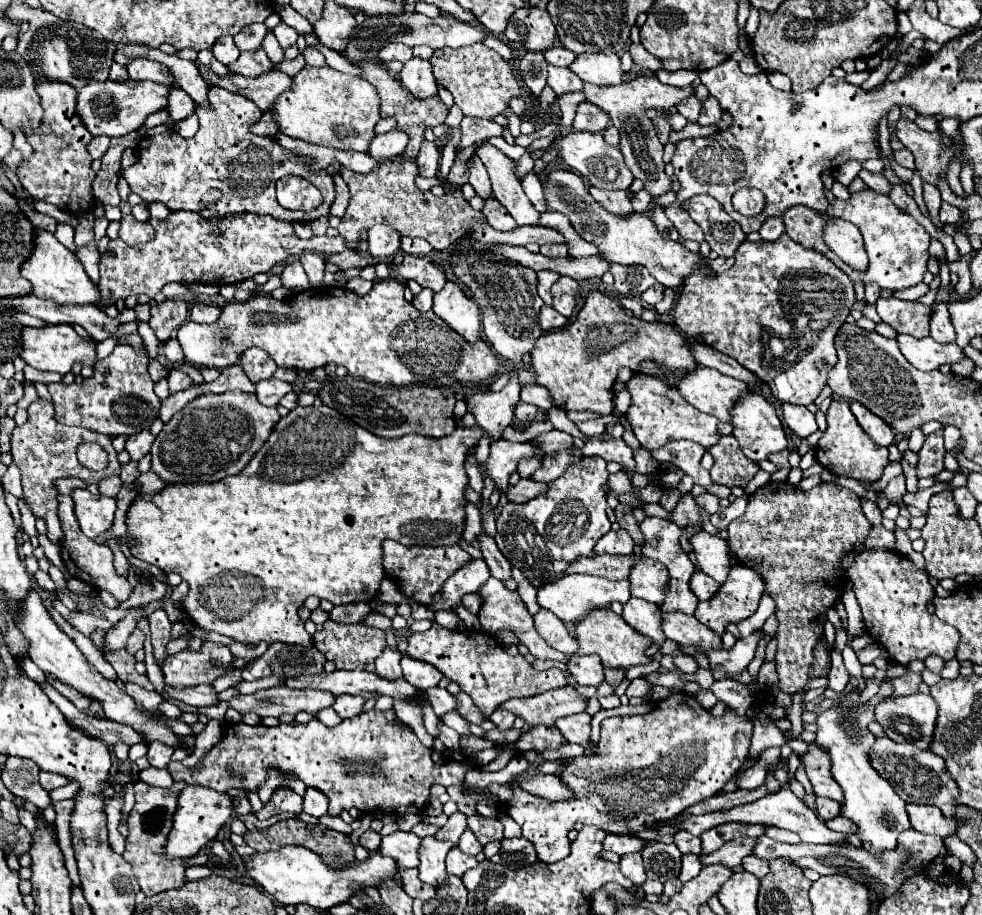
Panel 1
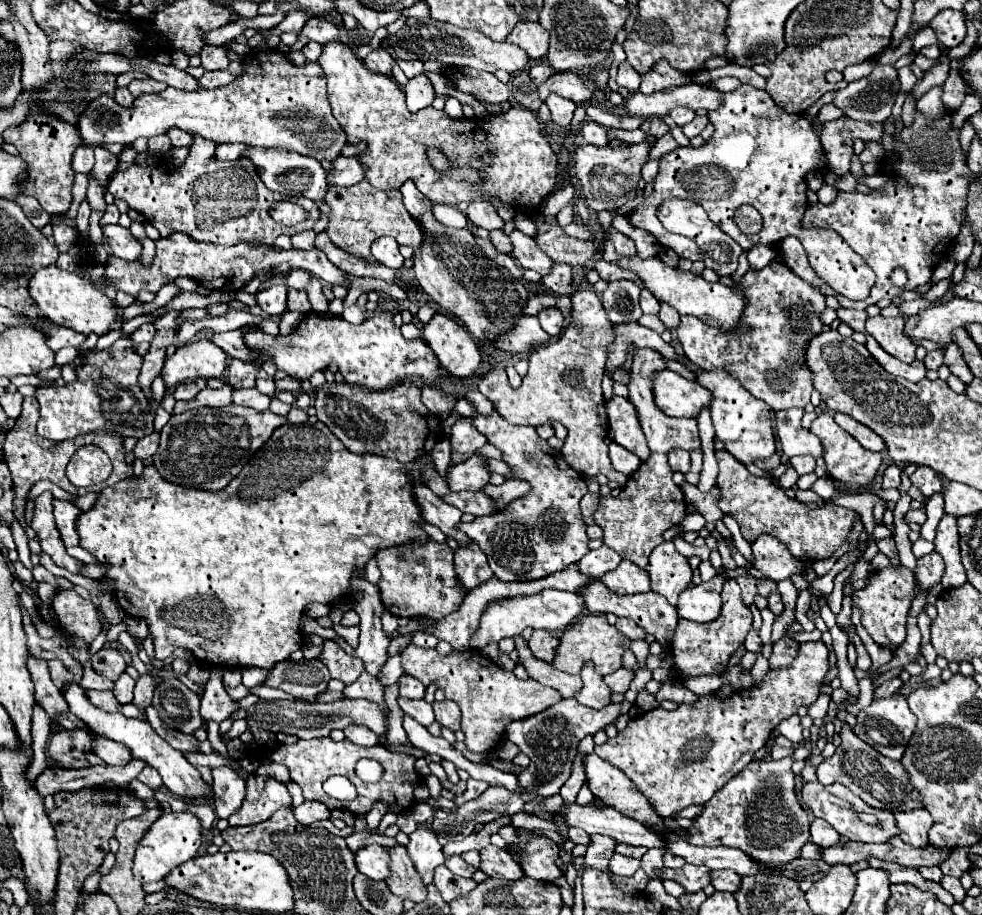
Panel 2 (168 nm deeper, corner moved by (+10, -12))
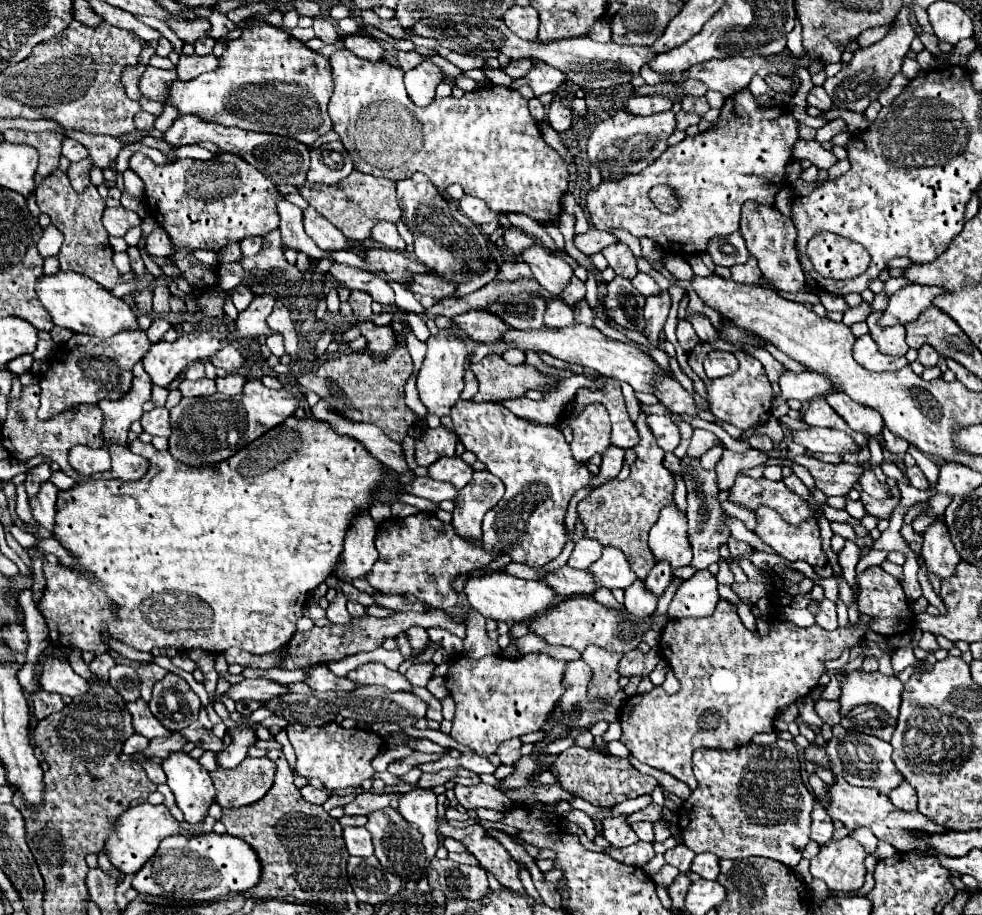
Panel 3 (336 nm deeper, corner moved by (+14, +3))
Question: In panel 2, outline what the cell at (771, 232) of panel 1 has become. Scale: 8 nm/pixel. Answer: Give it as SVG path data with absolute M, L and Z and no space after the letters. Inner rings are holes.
M757 245L749 249L749 267L751 269L763 269L773 259L773 247L771 245Z

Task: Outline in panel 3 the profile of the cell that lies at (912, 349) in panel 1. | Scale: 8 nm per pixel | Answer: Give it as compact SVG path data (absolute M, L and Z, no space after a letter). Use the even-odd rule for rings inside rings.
M869 334L857 338L855 346L853 346L853 356L859 364L863 364L863 368L871 370L871 372L885 372L885 370L899 370L903 366L907 366L907 358L901 356L885 356L877 350L877 344L871 340Z

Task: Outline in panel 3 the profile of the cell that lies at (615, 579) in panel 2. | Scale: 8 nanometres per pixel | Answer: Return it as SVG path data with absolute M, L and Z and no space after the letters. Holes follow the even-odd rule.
M611 546L603 548L603 556L589 566L589 572L593 574L593 580L599 588L609 588L609 590L615 588L625 590L637 580L637 576L629 568L625 554Z

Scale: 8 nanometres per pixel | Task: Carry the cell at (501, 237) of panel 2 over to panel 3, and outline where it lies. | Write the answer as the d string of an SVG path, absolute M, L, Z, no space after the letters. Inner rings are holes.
M509 228L509 230L505 230L503 238L505 238L505 246L507 246L511 252L515 252L515 254L521 254L521 252L525 252L525 248L531 248L533 244L537 244L535 238L527 236L527 234L521 232L519 228Z

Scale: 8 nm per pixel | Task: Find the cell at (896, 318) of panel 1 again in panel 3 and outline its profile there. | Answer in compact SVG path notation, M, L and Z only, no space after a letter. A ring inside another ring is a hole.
M871 312L867 316L867 326L869 326L869 336L877 342L879 352L887 356L905 356L909 346L905 342L905 328L903 326L891 326L891 328L881 328L877 324L881 312Z

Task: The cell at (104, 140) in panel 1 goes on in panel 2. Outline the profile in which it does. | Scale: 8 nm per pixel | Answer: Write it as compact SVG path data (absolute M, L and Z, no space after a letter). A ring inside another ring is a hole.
M87 145L77 147L77 151L73 153L73 169L75 173L89 173L93 169L93 149Z

